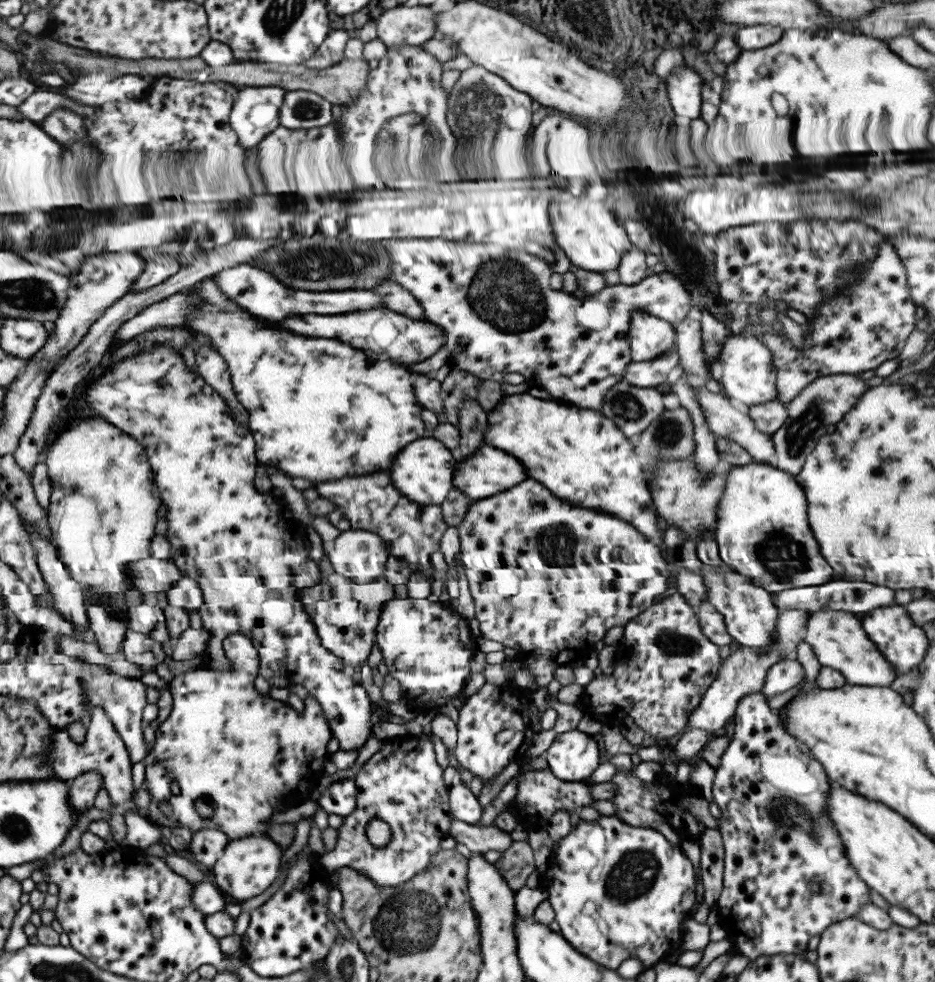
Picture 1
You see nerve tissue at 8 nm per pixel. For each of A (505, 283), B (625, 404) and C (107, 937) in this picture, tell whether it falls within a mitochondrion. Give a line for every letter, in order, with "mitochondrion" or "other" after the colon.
A: mitochondrion
B: mitochondrion
C: other

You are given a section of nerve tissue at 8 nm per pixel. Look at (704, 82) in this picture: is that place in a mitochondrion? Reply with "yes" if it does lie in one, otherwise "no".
no

